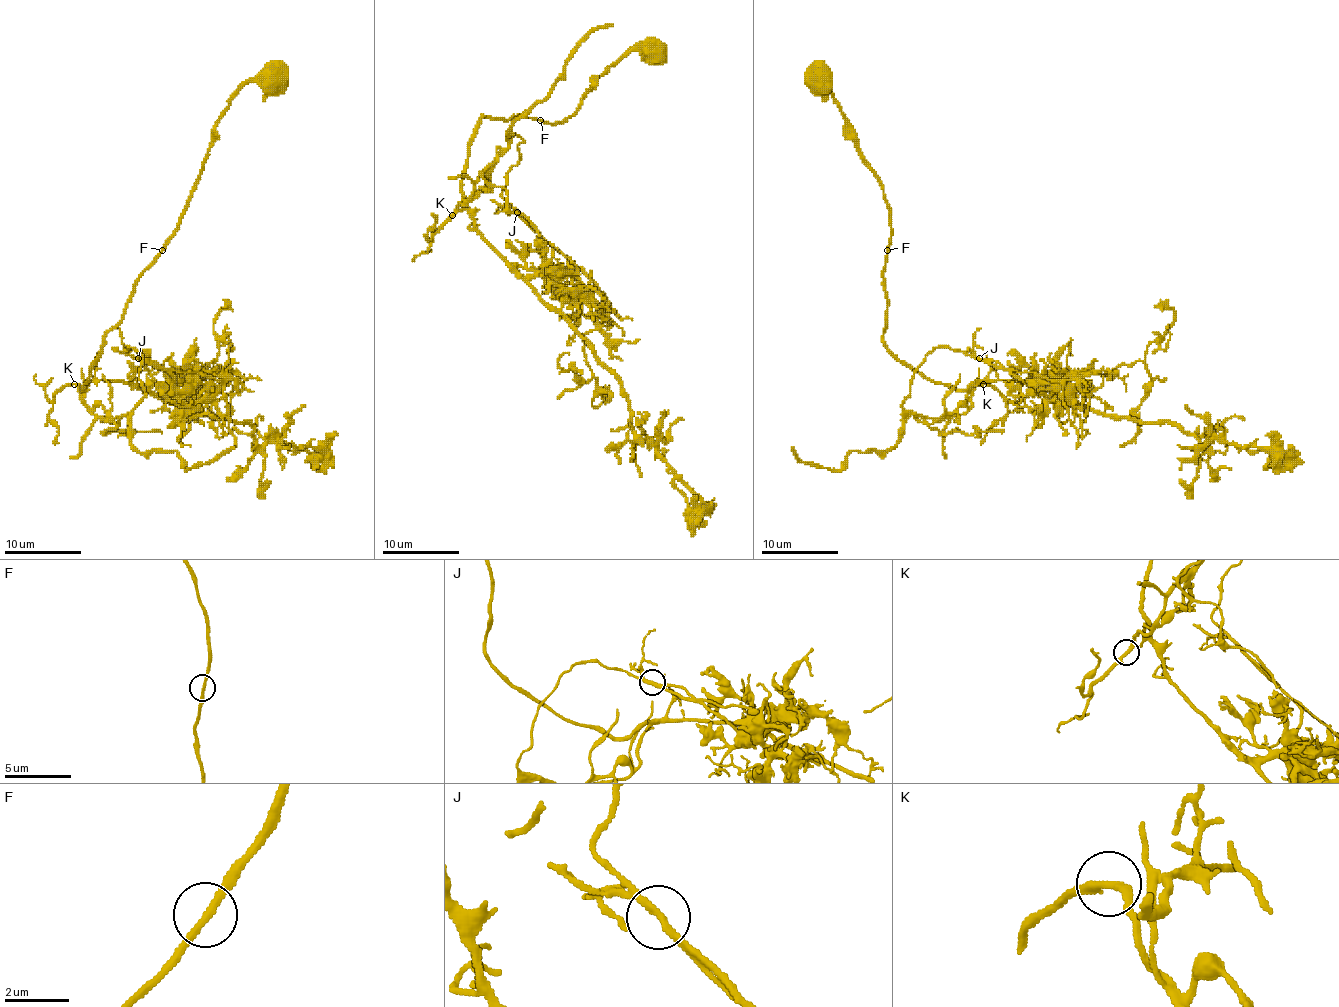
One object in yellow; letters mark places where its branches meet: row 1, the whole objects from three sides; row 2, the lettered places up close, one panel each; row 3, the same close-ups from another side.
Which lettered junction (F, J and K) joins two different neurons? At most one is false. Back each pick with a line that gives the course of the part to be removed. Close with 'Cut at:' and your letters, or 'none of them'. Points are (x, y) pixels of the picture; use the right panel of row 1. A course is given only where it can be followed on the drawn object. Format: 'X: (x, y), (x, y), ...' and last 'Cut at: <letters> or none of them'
J: (979, 359), (937, 347), (902, 407), (927, 418), (963, 414), (971, 391), (990, 384), (1007, 412), (981, 445)
Cut at: J

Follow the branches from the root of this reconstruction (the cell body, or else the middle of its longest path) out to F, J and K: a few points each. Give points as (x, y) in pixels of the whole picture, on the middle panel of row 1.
F: (653, 49), (651, 41), (636, 43), (582, 95), (582, 102), (565, 121), (548, 123), (540, 120)
J: (653, 49), (636, 43), (561, 123), (483, 116), (464, 205), (521, 274), (536, 276), (552, 246), (517, 211)
K: (653, 49), (651, 41), (636, 43), (561, 123), (483, 116), (462, 175), (464, 200), (452, 215)

